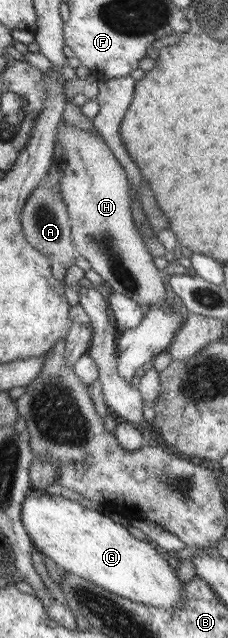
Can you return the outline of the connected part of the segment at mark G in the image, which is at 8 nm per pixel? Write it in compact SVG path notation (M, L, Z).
M32 490L22 502L21 522L27 535L31 536L37 551L48 556L63 571L83 578L93 585L101 586L118 596L129 598L133 602L141 602L141 604L167 611L183 606L183 591L187 583L183 583L177 577L177 569L157 554L157 548L148 544L147 541L137 540L128 532L127 527L114 522L108 516L107 510L104 512L90 510L69 498Z

